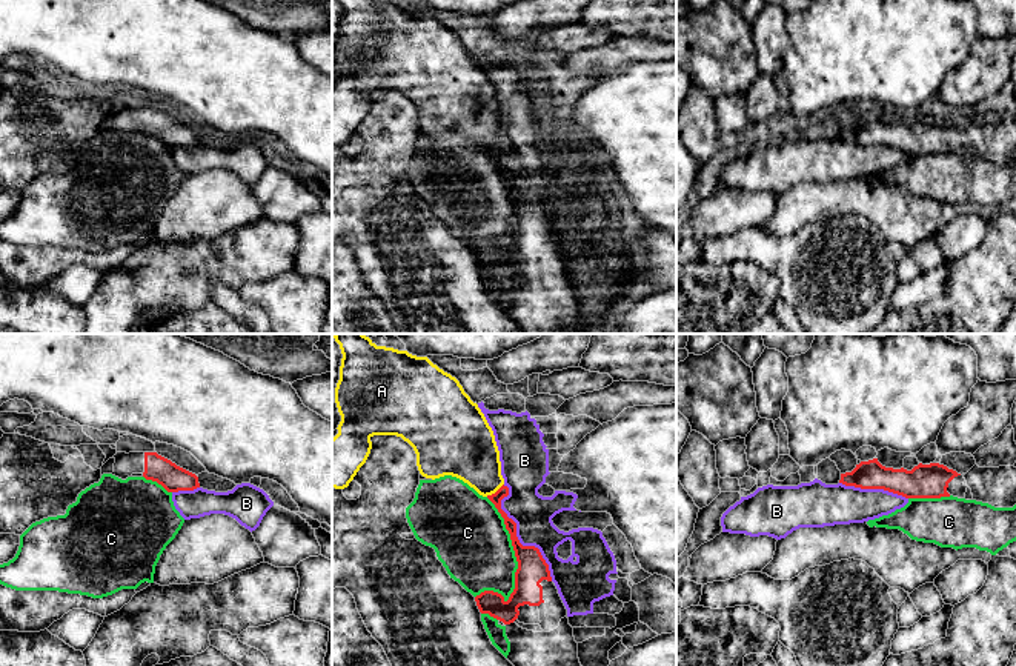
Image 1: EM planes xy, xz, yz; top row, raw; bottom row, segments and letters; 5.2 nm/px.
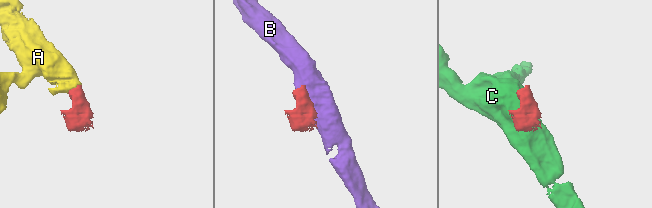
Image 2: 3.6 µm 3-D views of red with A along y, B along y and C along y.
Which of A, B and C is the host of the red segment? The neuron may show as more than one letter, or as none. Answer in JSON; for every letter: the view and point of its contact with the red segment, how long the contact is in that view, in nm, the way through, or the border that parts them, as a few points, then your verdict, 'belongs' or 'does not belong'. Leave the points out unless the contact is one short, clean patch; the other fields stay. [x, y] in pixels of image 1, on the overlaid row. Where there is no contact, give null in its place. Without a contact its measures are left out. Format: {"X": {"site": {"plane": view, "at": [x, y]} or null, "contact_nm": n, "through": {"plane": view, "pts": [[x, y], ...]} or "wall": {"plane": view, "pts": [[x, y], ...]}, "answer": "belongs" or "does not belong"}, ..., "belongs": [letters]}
{"A": {"site": {"plane": "xz", "at": [495, 492]}, "contact_nm": 120, "through": {"plane": "xz", "pts": [[503, 491], [495, 492], [469, 452]]}, "answer": "belongs"}, "B": {"site": {"plane": "xz", "at": [517, 537]}, "contact_nm": 550, "answer": "does not belong"}, "C": {"site": {"plane": "xz", "at": [514, 549]}, "contact_nm": 550, "answer": "does not belong"}, "belongs": ["A"]}

